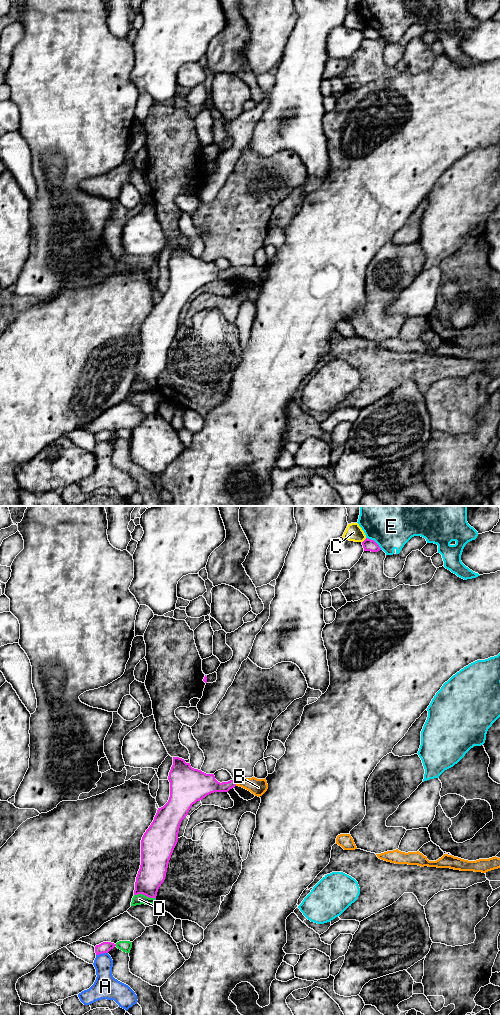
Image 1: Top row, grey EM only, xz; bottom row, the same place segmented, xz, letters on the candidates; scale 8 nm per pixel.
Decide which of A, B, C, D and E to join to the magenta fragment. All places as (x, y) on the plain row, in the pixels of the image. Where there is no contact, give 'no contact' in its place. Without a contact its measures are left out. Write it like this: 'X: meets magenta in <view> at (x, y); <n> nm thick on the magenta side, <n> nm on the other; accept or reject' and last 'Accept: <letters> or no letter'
A: meets magenta in xz at (101, 441); 90 nm thick on the magenta side, 170 nm on the other; reject
B: meets magenta in xz at (235, 271); 180 nm thick on the magenta side, 140 nm on the other; accept
C: meets magenta in xz at (364, 28); 100 nm thick on the magenta side, 140 nm on the other; reject
D: meets magenta in xz at (145, 383); 220 nm thick on the magenta side, 90 nm on the other; reject
E: meets magenta in xz at (374, 29); 100 nm thick on the magenta side, 300 nm on the other; reject
Accept: B

